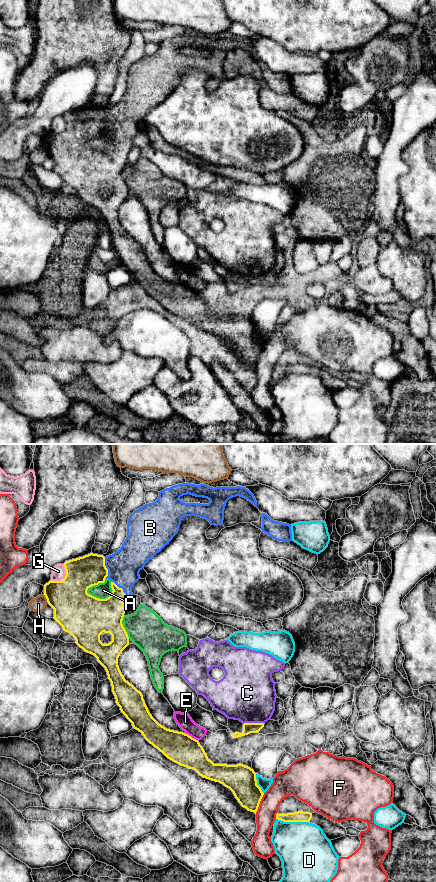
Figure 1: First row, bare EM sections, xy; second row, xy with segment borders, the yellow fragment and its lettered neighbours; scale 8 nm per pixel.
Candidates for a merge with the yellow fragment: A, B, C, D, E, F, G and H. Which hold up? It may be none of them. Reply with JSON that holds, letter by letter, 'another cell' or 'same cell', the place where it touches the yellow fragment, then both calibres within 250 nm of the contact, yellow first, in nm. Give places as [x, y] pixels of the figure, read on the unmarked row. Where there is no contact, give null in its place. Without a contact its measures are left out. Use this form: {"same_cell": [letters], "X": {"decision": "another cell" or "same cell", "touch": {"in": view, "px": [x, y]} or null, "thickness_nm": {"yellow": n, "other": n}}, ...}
{"same_cell": ["B"], "A": {"decision": "another cell", "touch": {"in": "xy", "px": [104, 151]}, "thickness_nm": {"yellow": 360, "other": 130}}, "B": {"decision": "same cell", "touch": {"in": "xy", "px": [125, 146]}, "thickness_nm": {"yellow": 280, "other": 260}}, "C": {"decision": "another cell", "touch": {"in": "xy", "px": [253, 275]}, "thickness_nm": {"yellow": 90, "other": 460}}, "D": {"decision": "another cell", "touch": {"in": "xy", "px": [293, 373]}, "thickness_nm": {"yellow": 90, "other": 400}}, "E": {"decision": "another cell", "touch": {"in": "xy", "px": [191, 289]}, "thickness_nm": {"yellow": 240, "other": 120}}, "F": {"decision": "another cell", "touch": {"in": "xy", "px": [259, 355]}, "thickness_nm": {"yellow": 240, "other": 180}}, "G": {"decision": "another cell", "touch": {"in": "xy", "px": [65, 129]}, "thickness_nm": {"yellow": 320, "other": 110}}, "H": {"decision": "another cell", "touch": {"in": "xy", "px": [47, 152]}, "thickness_nm": {"yellow": 340, "other": 120}}}

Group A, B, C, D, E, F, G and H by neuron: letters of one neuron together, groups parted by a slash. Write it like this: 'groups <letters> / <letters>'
groups A / B / C E / D / F / G / H

